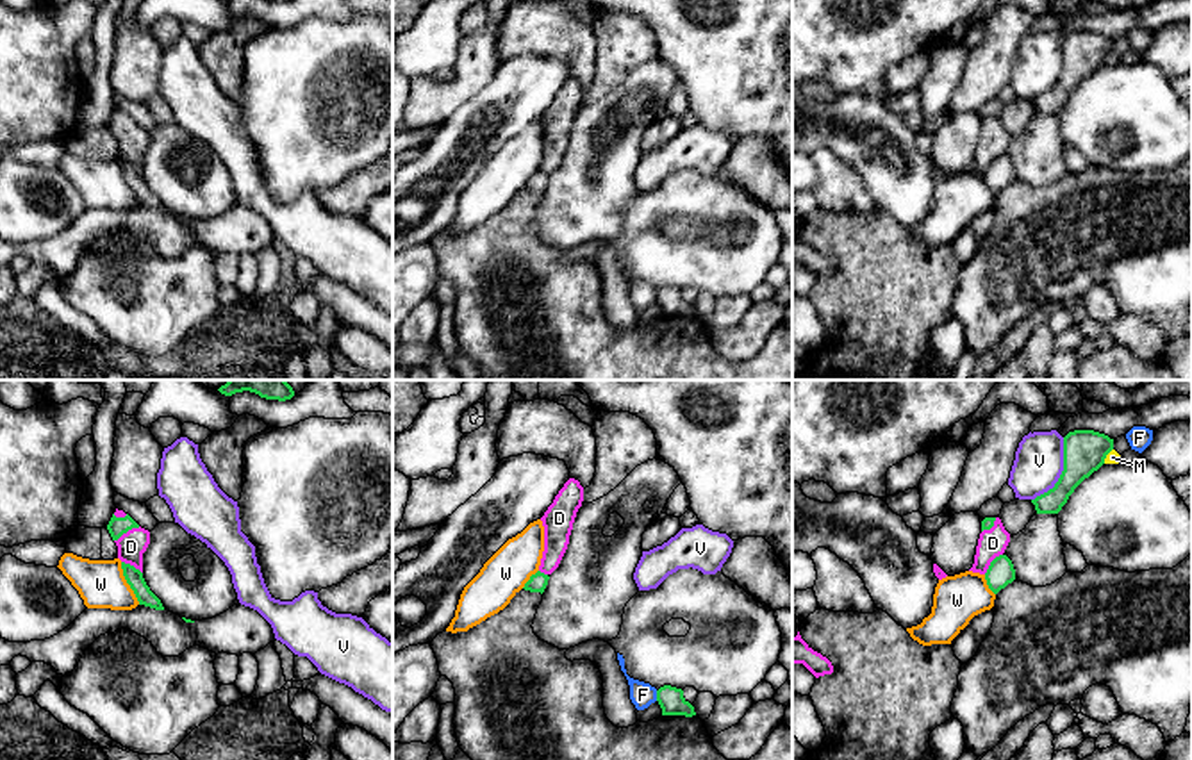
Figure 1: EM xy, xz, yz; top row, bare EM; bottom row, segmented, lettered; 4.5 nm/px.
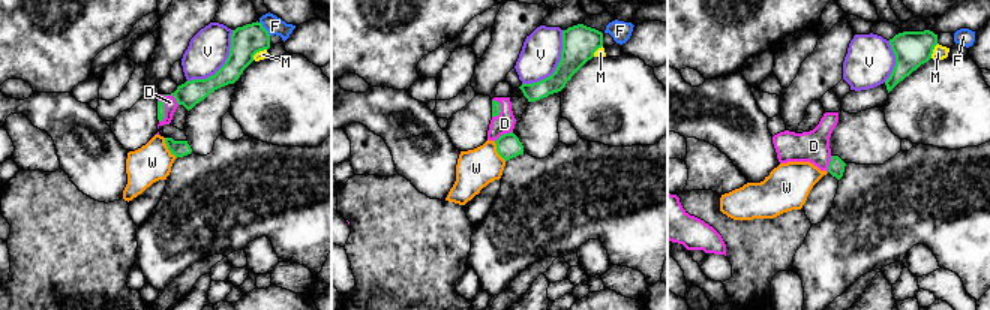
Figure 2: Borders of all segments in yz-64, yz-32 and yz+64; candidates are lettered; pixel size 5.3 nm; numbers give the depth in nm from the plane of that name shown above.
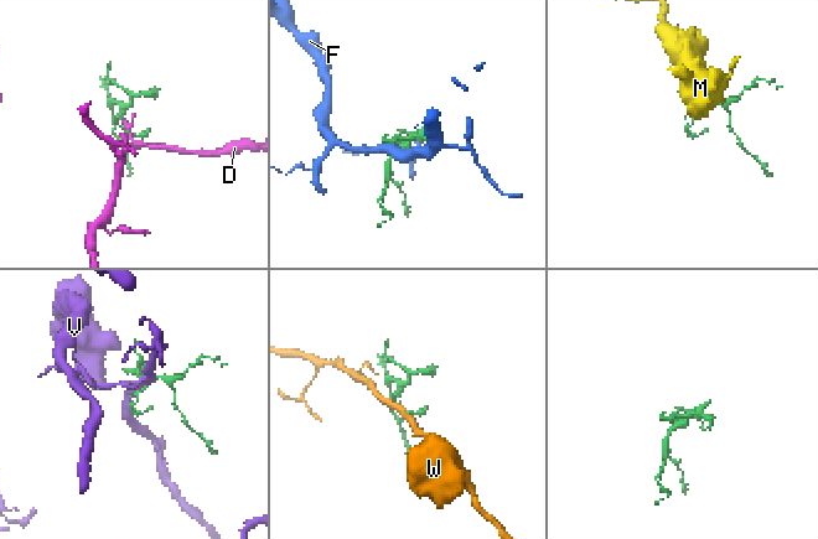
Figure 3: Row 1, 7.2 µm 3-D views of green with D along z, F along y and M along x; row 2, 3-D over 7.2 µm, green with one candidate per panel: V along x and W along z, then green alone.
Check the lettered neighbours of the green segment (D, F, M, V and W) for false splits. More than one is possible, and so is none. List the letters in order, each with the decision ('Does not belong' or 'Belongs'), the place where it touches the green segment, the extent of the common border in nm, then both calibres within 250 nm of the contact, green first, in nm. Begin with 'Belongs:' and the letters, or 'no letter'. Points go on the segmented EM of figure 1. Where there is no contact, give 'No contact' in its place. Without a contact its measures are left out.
Belongs: D
D: Belongs. Touches green at xy (127, 530). Shared border 140 nm. Thickness 90 nm (green) against 130 nm
F: Does not belong. Touches green at xz (657, 696). Shared border 50 nm. Thickness 120 nm (green) against 110 nm
M: Does not belong. Touches green at yz (1107, 454). Shared border 80 nm. Thickness 190 nm (green) against 60 nm
V: Does not belong. Touches green at yz (1062, 473). Shared border 320 nm. Thickness 190 nm (green) against 220 nm
W: Does not belong. Touches green at xy (127, 582). Shared border 220 nm. Thickness 80 nm (green) against 220 nm

